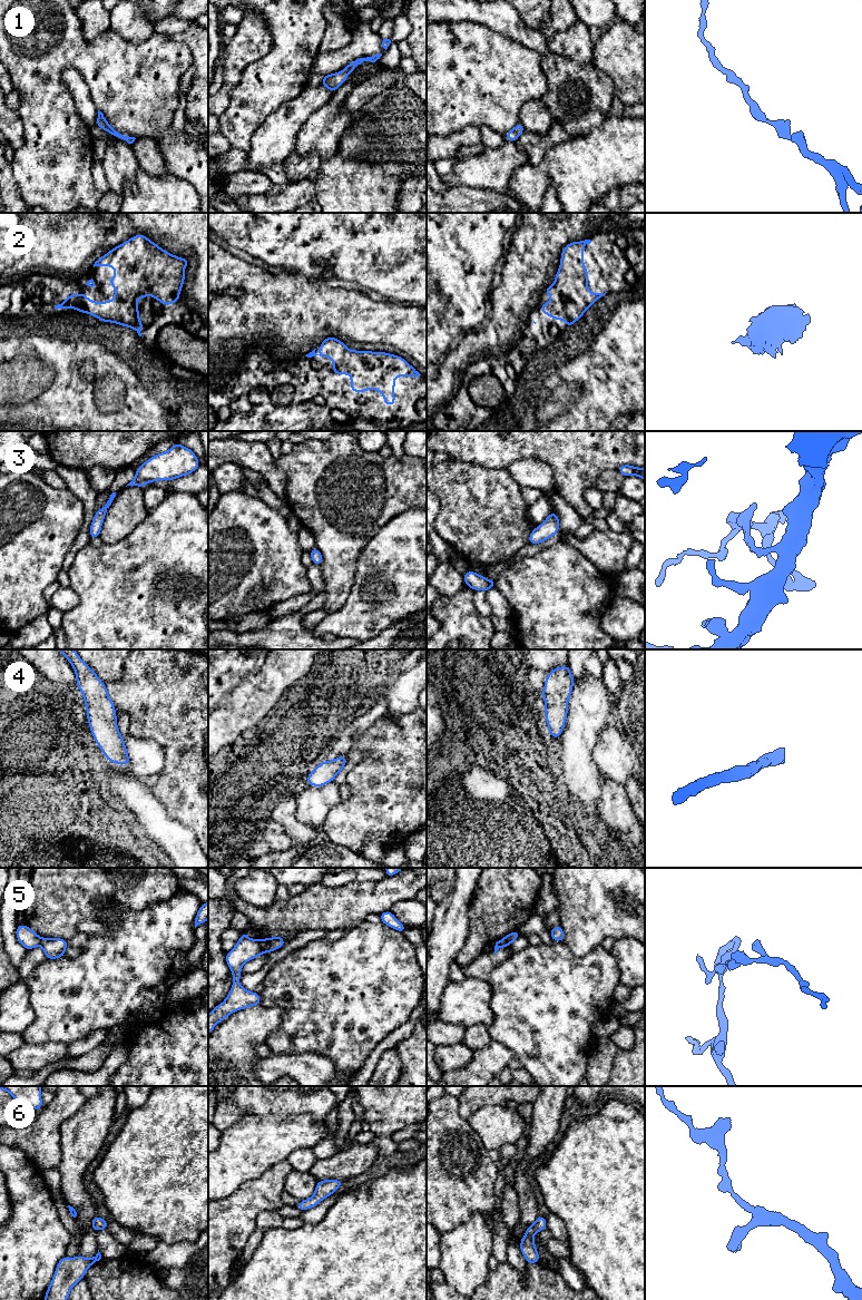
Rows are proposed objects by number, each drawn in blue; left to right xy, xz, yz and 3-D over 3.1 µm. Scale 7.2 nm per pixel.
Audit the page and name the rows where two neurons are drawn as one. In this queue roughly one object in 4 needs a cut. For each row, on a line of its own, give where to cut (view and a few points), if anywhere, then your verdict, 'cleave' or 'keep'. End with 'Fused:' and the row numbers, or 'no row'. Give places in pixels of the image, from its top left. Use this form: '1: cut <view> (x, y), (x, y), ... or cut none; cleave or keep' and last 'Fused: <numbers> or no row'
1: cut none; keep
2: cut none; keep
3: cut none; keep
4: cut none; keep
5: cut xz (257, 940), (264, 951); cleave
6: cut none; keep
Fused: 5

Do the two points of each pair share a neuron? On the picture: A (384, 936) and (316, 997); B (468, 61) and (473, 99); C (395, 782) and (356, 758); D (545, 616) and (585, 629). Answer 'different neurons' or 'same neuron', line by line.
A: same neuron
B: same neuron
C: different neurons
D: same neuron

